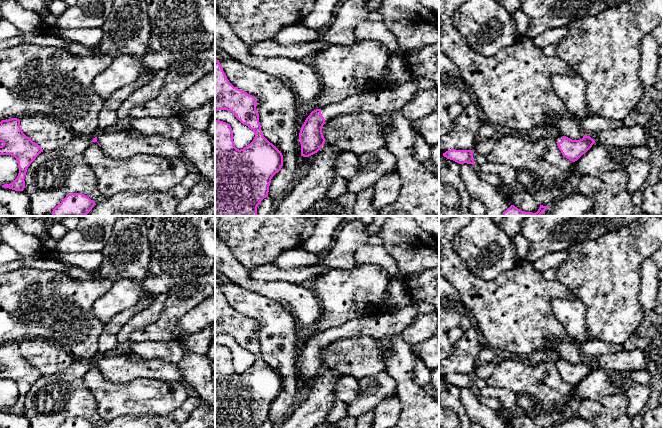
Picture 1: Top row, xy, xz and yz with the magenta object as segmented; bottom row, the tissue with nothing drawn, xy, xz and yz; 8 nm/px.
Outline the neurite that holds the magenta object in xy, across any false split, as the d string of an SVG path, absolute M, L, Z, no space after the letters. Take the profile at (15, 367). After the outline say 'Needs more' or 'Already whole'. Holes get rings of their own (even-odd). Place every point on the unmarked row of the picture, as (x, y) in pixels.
M11 342L0 346L0 379L11 379L18 386L19 397L17 402L10 408L2 411L15 415L23 415L25 412L25 399L30 388L43 376L43 373L29 361L20 351L20 344Z. Already whole

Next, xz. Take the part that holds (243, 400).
M215 282L215 336L219 334L232 336L242 348L248 350L255 357L253 365L239 374L234 369L231 350L226 346L215 343L215 428L260 428L264 422L268 421L272 401L283 390L281 375L262 358L256 330L256 322L234 311L227 303L219 284Z. Already whole

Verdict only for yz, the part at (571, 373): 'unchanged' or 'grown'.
grown

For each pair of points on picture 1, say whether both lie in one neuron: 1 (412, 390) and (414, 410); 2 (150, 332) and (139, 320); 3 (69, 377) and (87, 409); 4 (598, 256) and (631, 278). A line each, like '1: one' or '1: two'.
1: one
2: two
3: one
4: one

